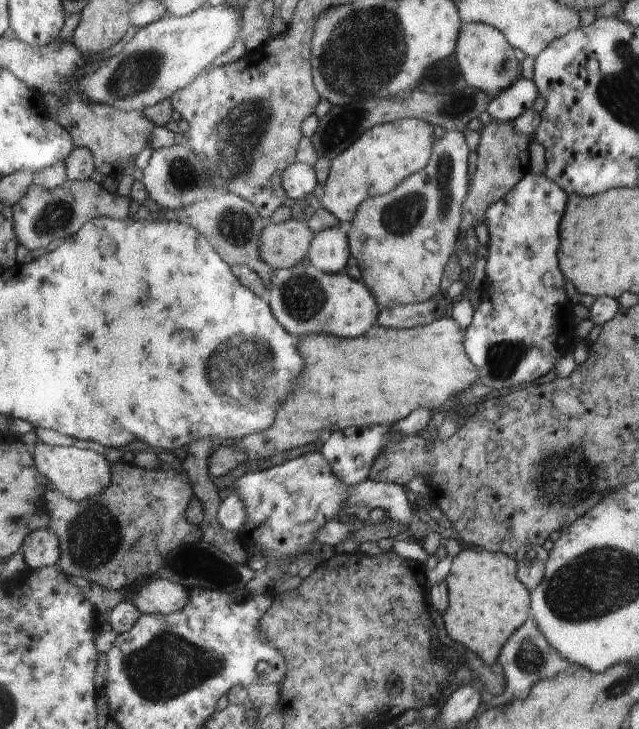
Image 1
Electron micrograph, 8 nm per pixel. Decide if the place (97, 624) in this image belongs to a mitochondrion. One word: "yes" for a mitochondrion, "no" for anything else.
no

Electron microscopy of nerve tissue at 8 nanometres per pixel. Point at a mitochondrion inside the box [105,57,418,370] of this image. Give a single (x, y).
(236, 141)

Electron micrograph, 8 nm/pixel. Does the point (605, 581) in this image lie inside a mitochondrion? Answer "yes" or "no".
yes

